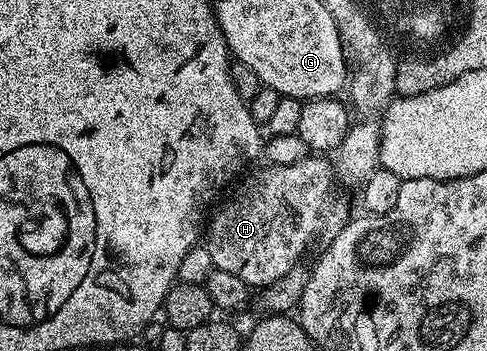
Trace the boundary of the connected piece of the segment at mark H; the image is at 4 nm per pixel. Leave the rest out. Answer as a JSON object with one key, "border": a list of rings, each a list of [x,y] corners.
{"border":[[[307,155],[301,161],[289,165],[268,163],[260,177],[253,177],[240,189],[235,200],[221,204],[211,214],[206,225],[206,246],[213,266],[219,272],[242,279],[242,283],[250,287],[272,285],[287,277],[297,268],[296,260],[311,247],[312,241],[319,237],[324,237],[325,242],[333,241],[350,220],[346,210],[328,209],[332,205],[332,178],[332,166],[320,155]]]}

